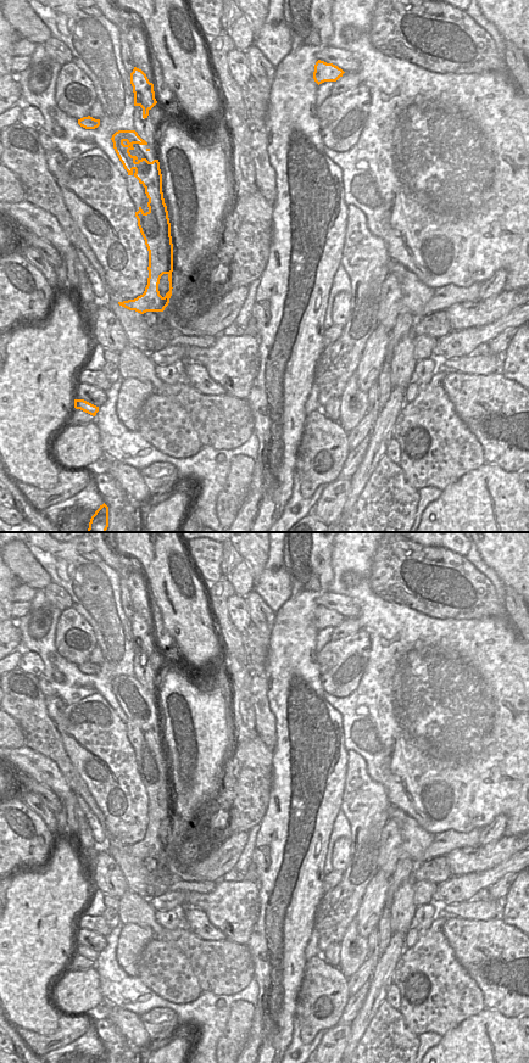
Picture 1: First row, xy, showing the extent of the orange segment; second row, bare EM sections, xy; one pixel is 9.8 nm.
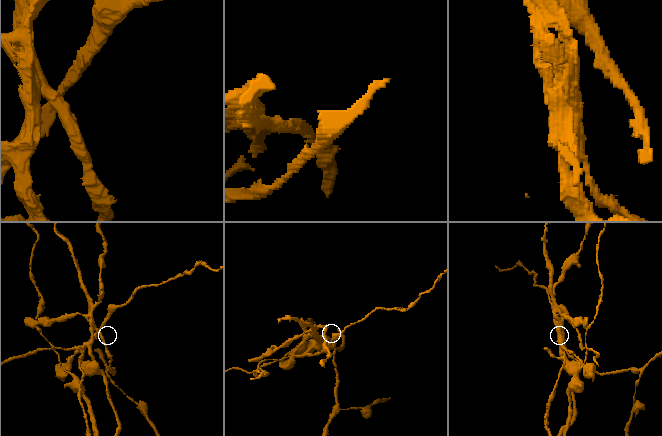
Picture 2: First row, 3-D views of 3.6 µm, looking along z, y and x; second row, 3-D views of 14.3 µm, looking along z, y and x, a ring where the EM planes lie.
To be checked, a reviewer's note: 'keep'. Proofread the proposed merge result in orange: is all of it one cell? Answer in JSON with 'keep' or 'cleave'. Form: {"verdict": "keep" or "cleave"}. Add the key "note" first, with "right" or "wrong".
{"note": "wrong", "verdict": "cleave"}

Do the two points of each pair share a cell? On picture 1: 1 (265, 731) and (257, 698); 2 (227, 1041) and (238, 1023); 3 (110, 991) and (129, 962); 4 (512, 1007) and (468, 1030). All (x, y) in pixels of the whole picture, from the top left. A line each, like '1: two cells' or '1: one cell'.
1: one cell
2: one cell
3: two cells
4: two cells

